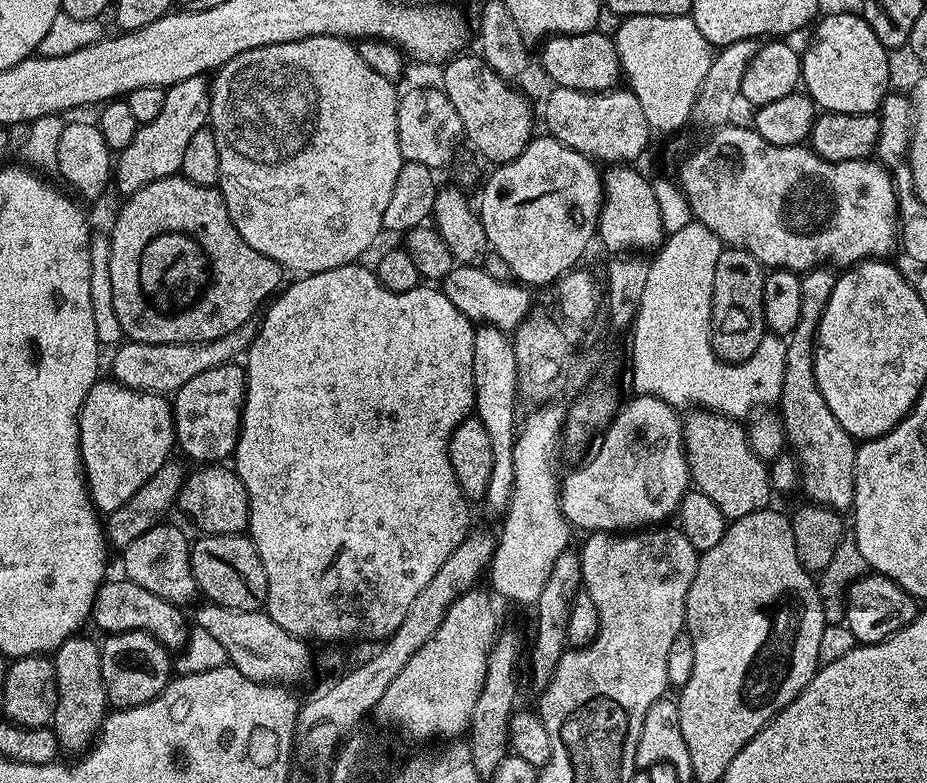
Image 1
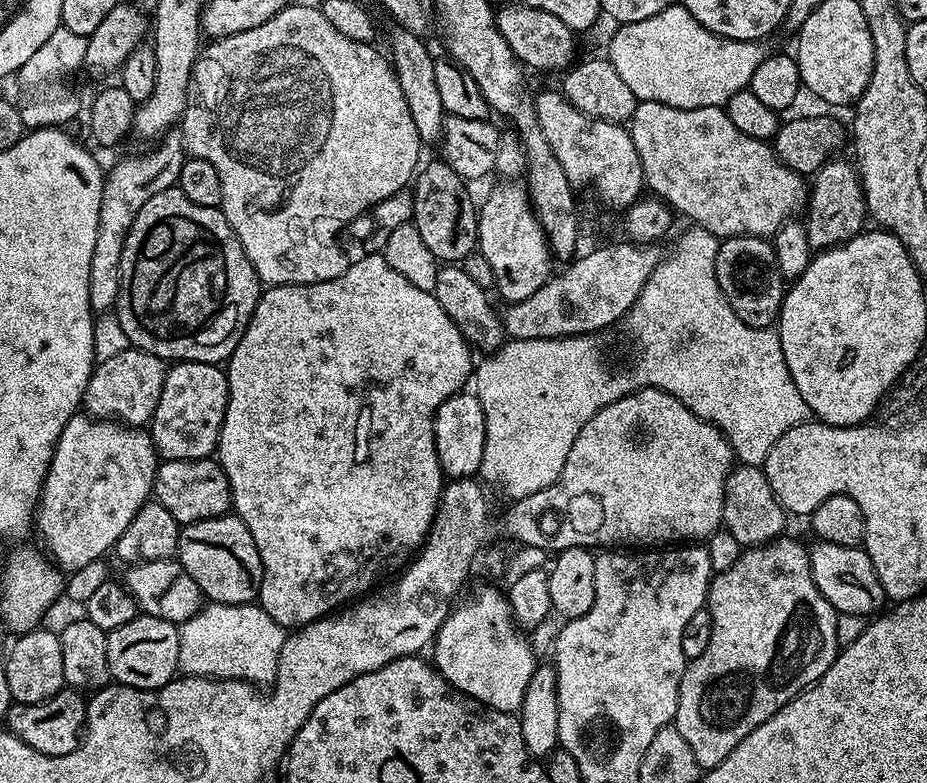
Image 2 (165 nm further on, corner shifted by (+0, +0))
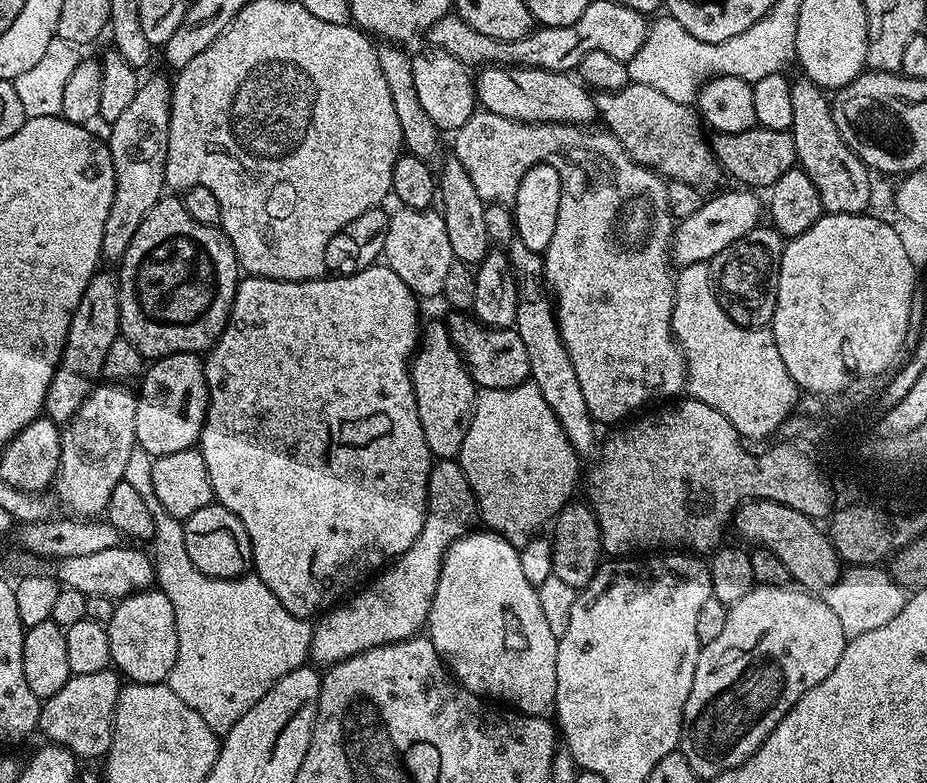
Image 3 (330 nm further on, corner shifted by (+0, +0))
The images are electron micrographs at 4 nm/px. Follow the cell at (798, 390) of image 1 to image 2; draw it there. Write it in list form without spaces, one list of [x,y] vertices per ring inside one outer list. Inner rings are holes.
[[[840,159],[829,160],[810,180],[806,215],[802,223],[806,230],[806,238],[816,252],[825,252],[827,248],[845,244],[850,238],[859,236],[866,228],[864,188],[860,184],[859,171],[849,161],[848,165],[846,161]]]

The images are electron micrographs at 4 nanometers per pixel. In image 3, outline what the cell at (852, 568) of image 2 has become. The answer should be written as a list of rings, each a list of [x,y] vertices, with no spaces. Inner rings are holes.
[[[772,500],[745,502],[734,517],[734,529],[742,539],[749,540],[752,546],[763,546],[773,552],[799,587],[813,594],[822,594],[840,577],[842,561],[821,525],[819,528],[816,524],[819,523],[813,517]]]

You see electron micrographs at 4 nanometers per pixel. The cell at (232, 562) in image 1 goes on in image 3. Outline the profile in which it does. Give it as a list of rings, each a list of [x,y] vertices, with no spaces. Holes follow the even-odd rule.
[[[213,502],[190,514],[183,525],[186,554],[190,554],[190,562],[198,570],[202,570],[202,574],[227,582],[239,580],[253,571],[252,547],[246,534],[246,526],[242,526],[242,522],[238,522],[238,518],[230,514],[230,510]]]

